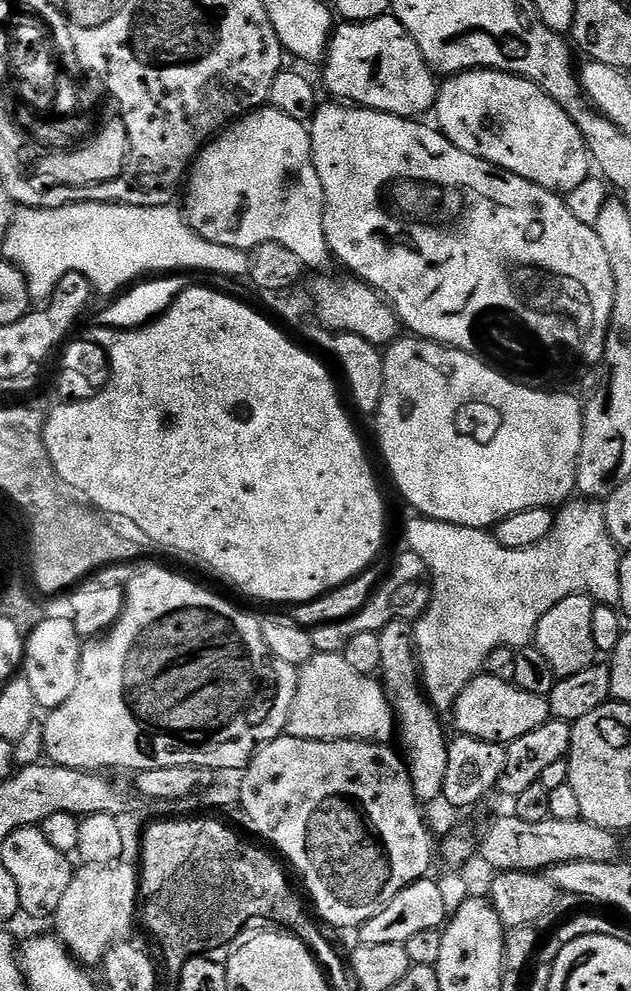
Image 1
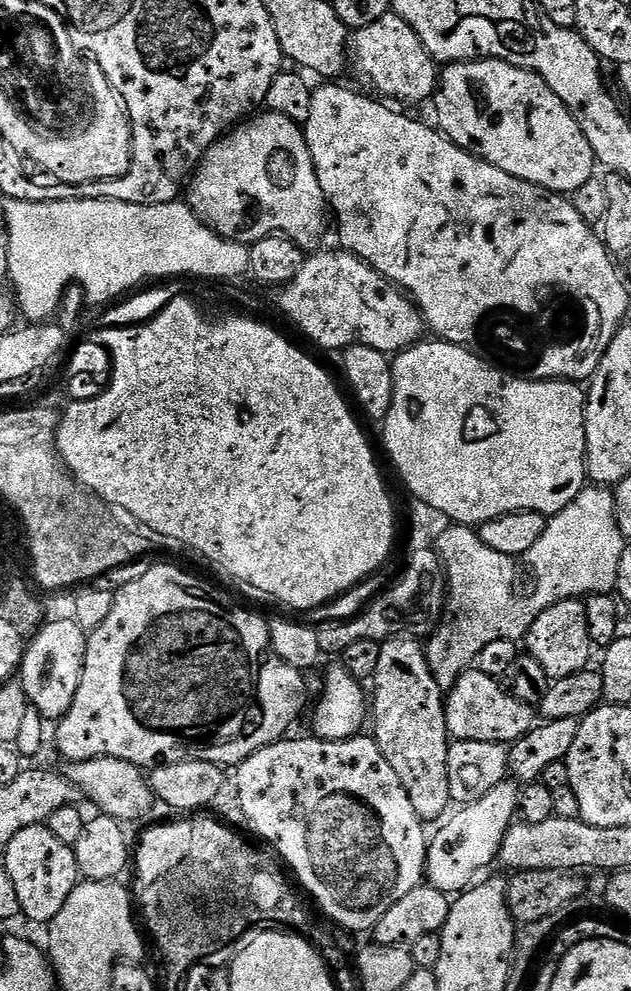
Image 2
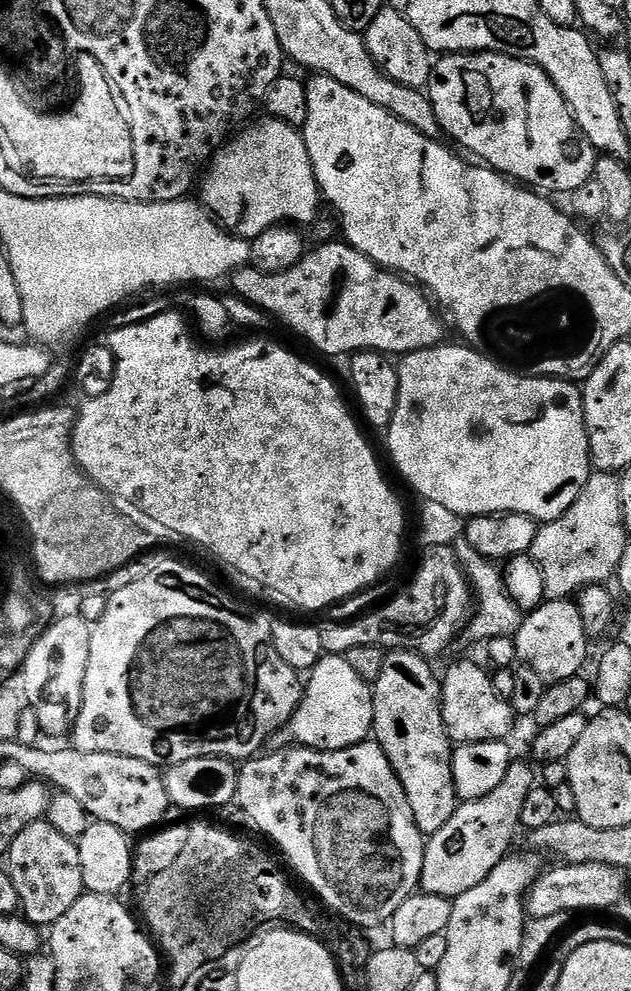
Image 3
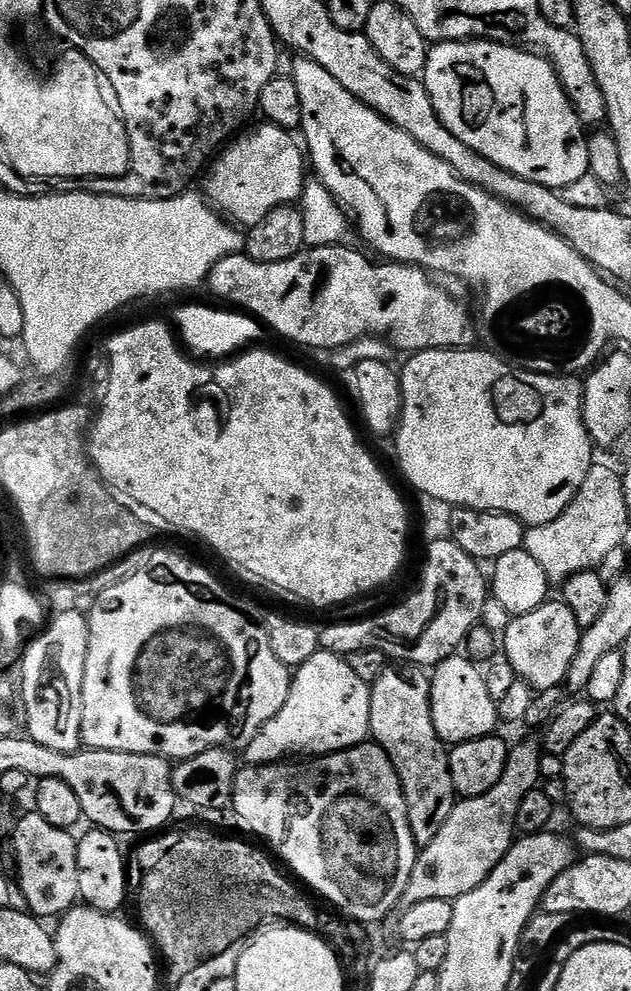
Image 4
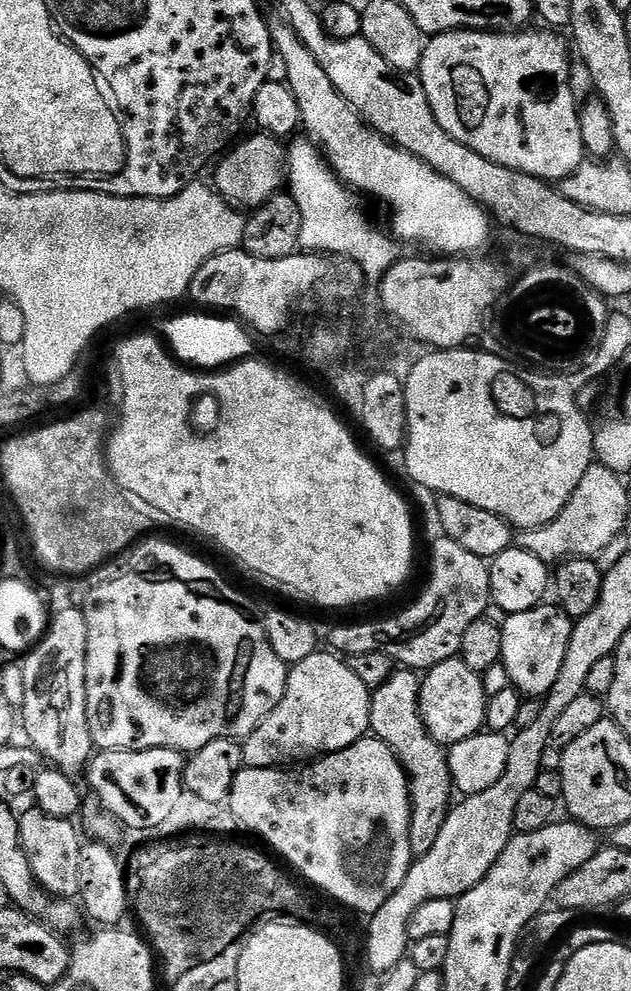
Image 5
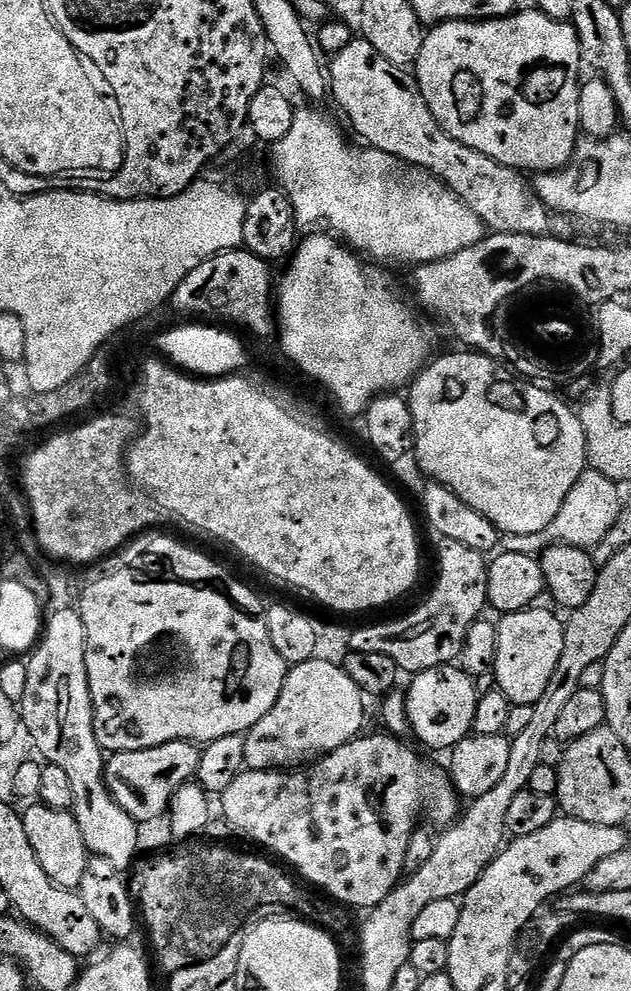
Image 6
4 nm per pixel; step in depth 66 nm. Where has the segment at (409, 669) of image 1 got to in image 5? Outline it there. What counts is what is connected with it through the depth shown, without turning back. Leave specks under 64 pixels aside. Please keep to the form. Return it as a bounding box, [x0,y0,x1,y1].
[368,670,454,857]

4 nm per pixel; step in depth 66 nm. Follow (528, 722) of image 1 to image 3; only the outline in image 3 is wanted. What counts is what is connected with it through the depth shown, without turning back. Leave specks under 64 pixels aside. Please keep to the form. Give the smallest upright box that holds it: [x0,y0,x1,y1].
[440,660,514,745]

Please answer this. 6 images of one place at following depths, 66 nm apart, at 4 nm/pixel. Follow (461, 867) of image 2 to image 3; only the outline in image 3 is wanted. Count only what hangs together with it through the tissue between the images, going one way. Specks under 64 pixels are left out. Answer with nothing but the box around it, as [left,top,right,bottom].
[420,759,538,898]

